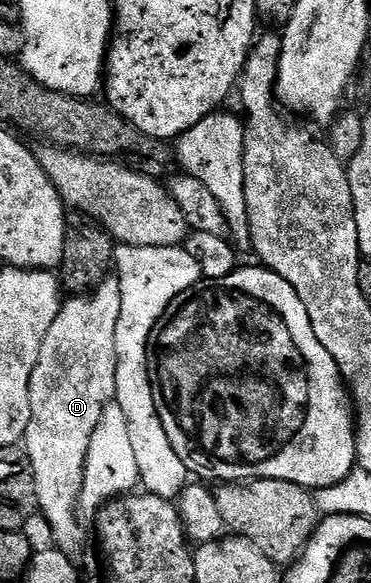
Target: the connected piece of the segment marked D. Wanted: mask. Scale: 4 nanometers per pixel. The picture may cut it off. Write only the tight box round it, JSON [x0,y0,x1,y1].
[24,275,120,559]

